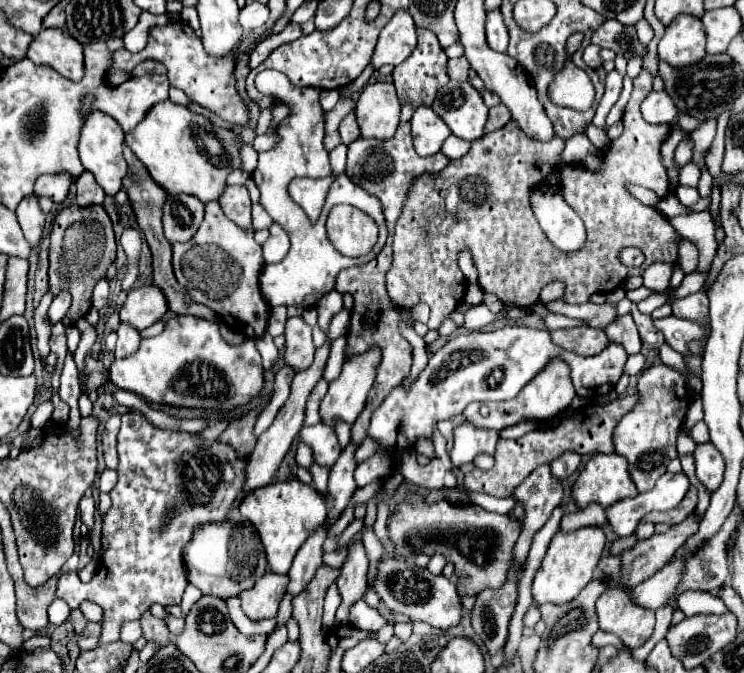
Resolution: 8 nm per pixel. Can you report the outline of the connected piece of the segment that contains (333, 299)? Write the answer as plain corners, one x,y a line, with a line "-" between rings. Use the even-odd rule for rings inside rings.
332,290
332,292
324,294
324,296
318,300
316,310
318,310
318,324
320,324
320,328
326,332
330,318
332,318
336,312
342,310
342,296
340,296
340,292

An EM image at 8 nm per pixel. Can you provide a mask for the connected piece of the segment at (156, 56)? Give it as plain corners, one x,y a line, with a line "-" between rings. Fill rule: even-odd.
168,22
166,26
154,26
150,30
150,38
144,50
132,54
126,48
112,52
112,66
107,72
109,78
112,72
122,70
124,74
132,76
132,70
138,62
144,60
158,60
168,68
170,86
184,90
192,102
198,102
200,106
216,112
220,118
232,122
232,124
246,124
248,120
248,108
244,100
236,92
234,82
234,60
232,58
208,58
204,54
204,46
200,46
200,38
194,34
194,30
186,22

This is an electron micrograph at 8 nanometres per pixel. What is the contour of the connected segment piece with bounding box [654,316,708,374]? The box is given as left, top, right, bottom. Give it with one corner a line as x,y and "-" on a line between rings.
666,316
666,318
660,318
660,320
654,320
654,326
664,334
666,344
672,346
676,352
680,352
686,358
688,368
694,374
700,374
700,358
692,358
688,354
686,344
692,342
692,340
704,338
708,334
708,330
700,324
694,324
694,322
676,318
676,316

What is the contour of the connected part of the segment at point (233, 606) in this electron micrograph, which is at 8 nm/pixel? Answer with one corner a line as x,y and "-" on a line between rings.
228,598
224,600
230,612
230,620
234,622
234,626
246,634
246,636
254,636
254,634
270,634
276,628
276,620
250,620
242,608
240,608
240,600
238,598

